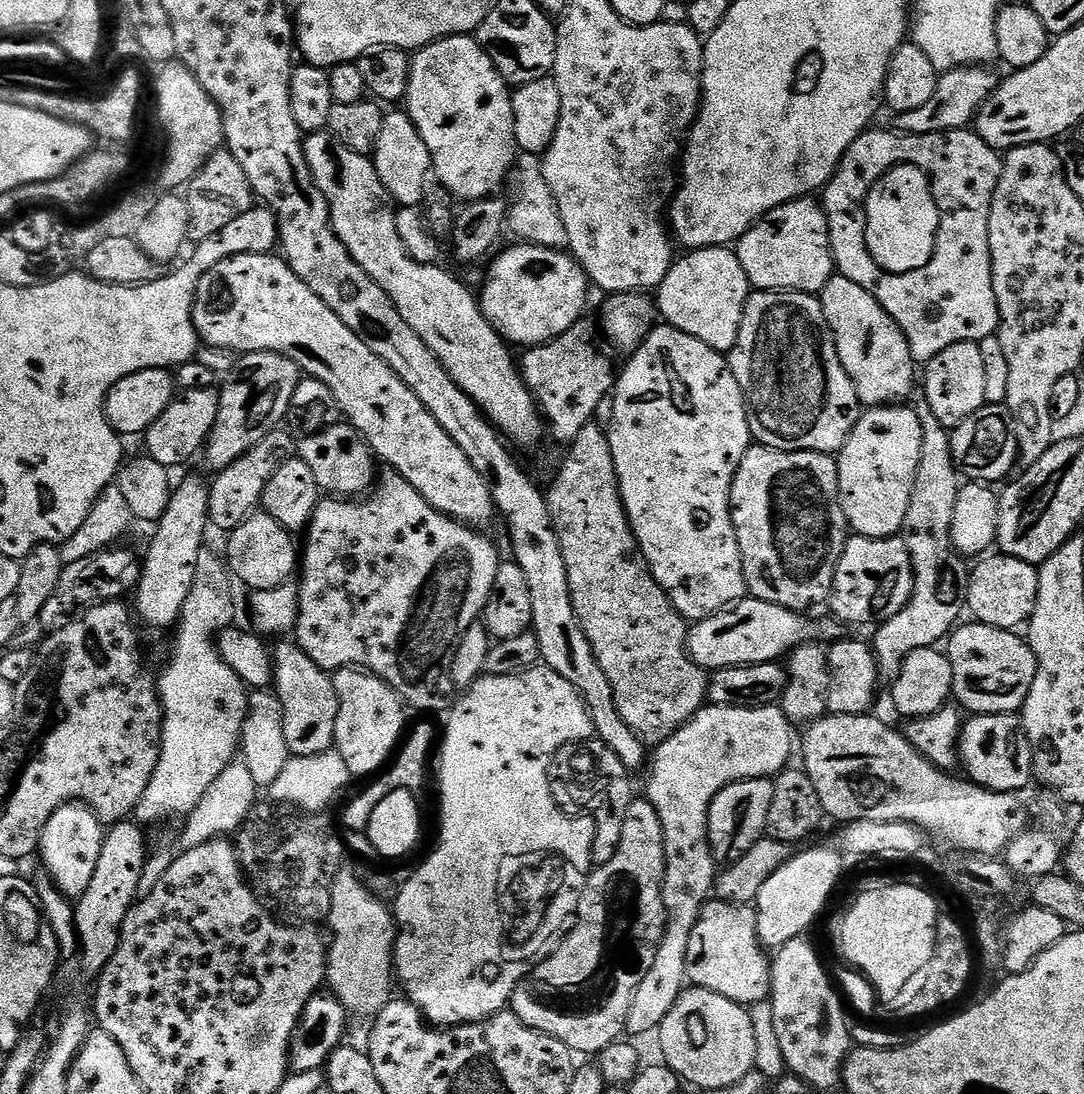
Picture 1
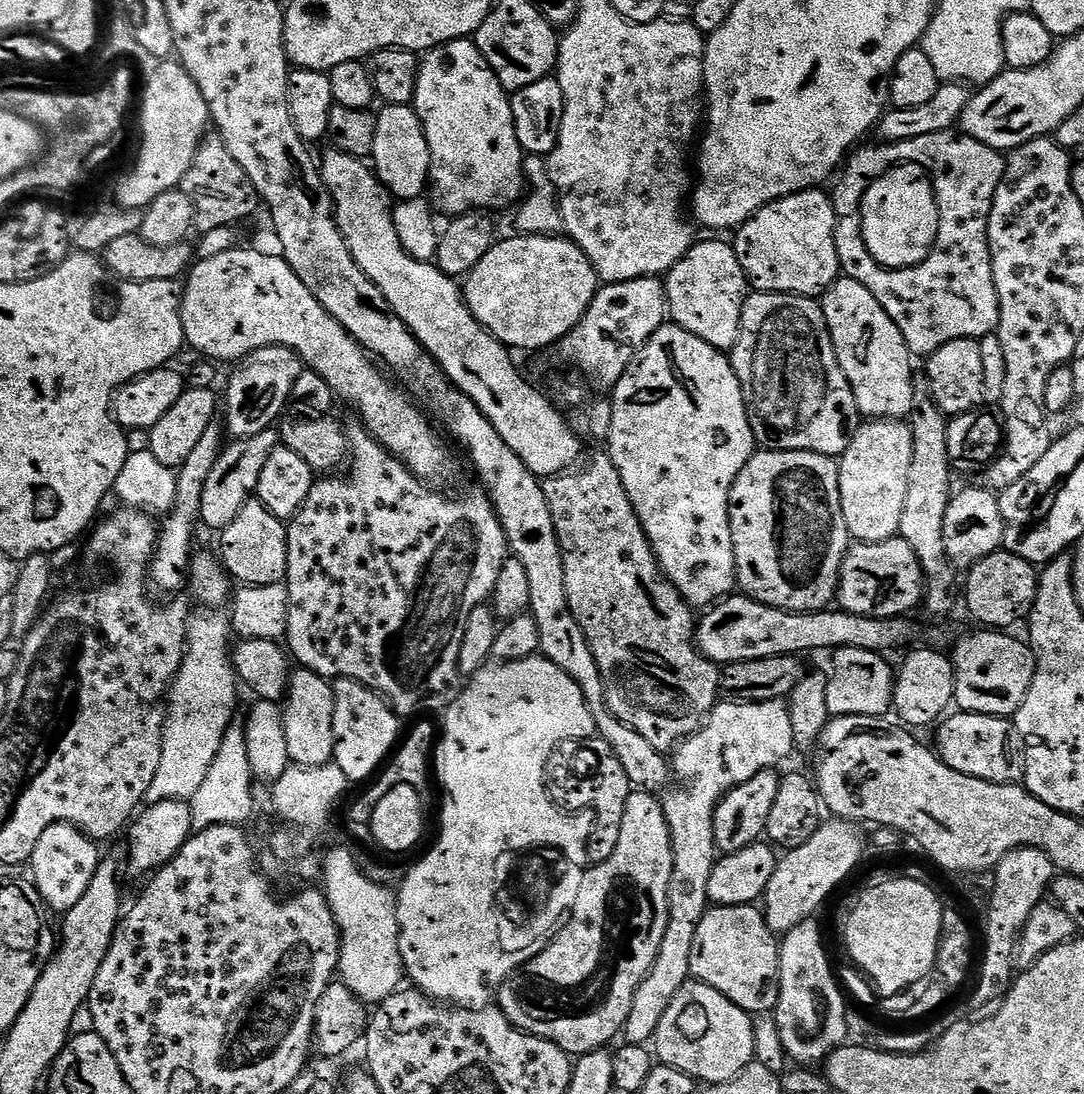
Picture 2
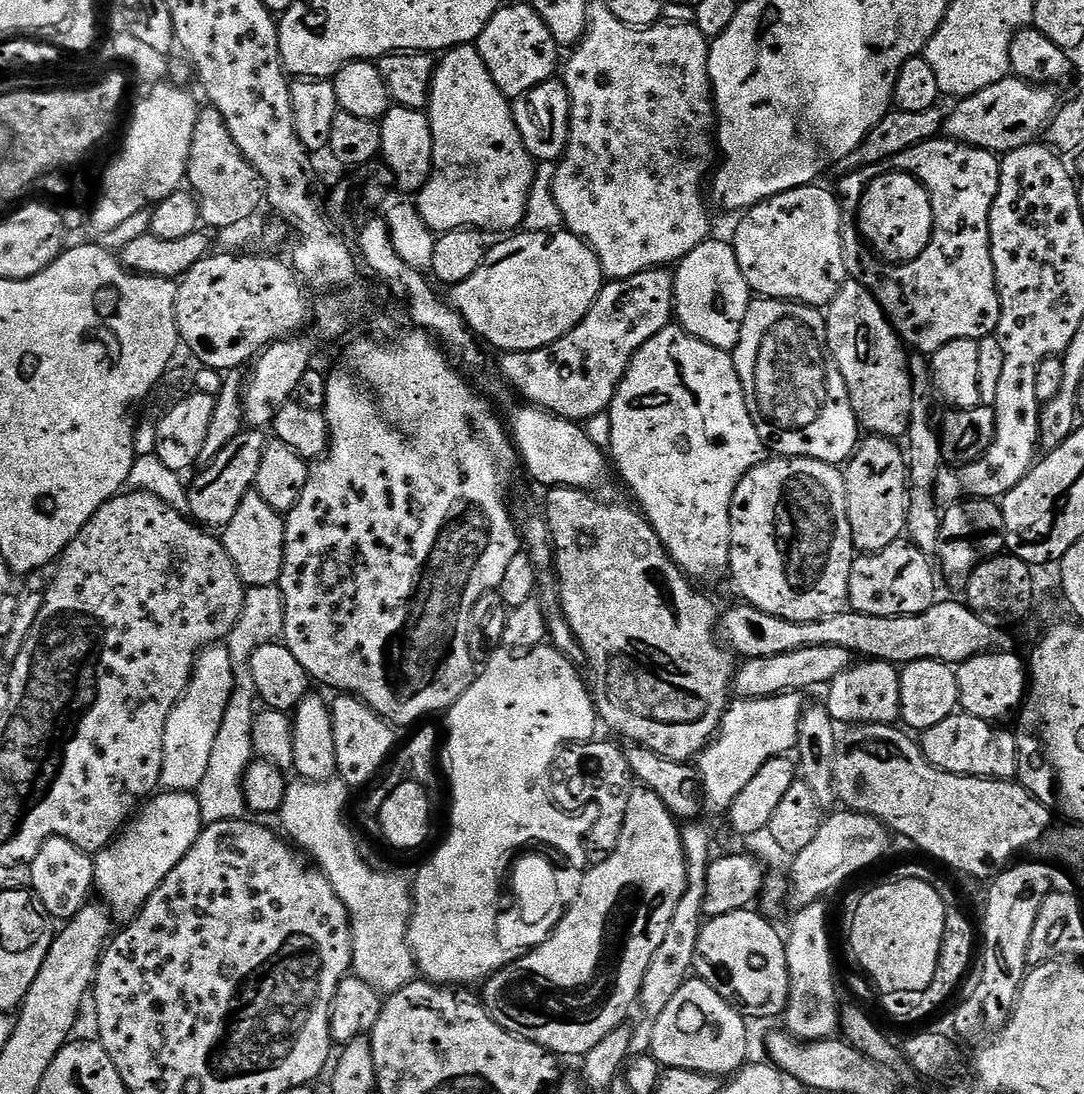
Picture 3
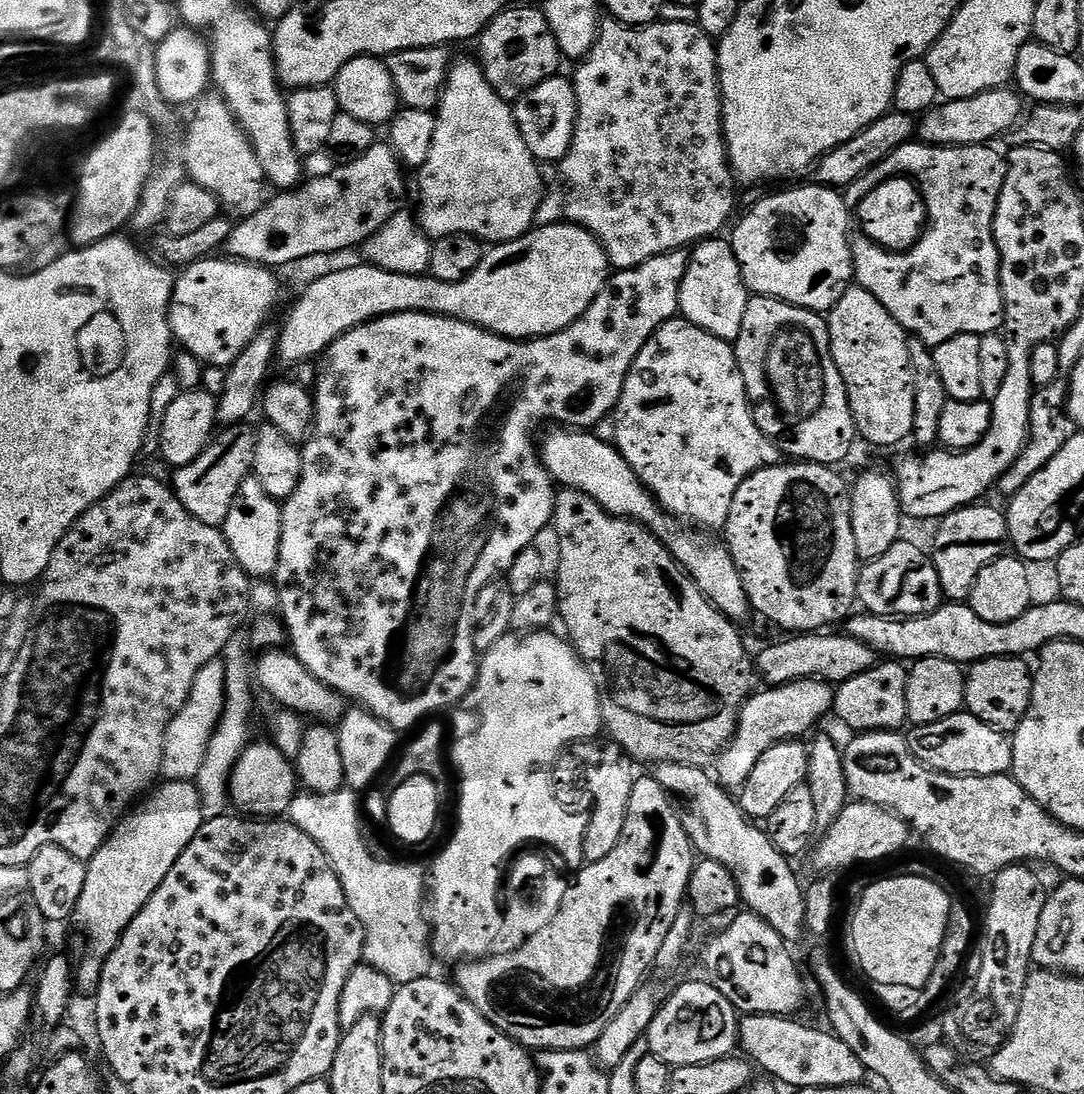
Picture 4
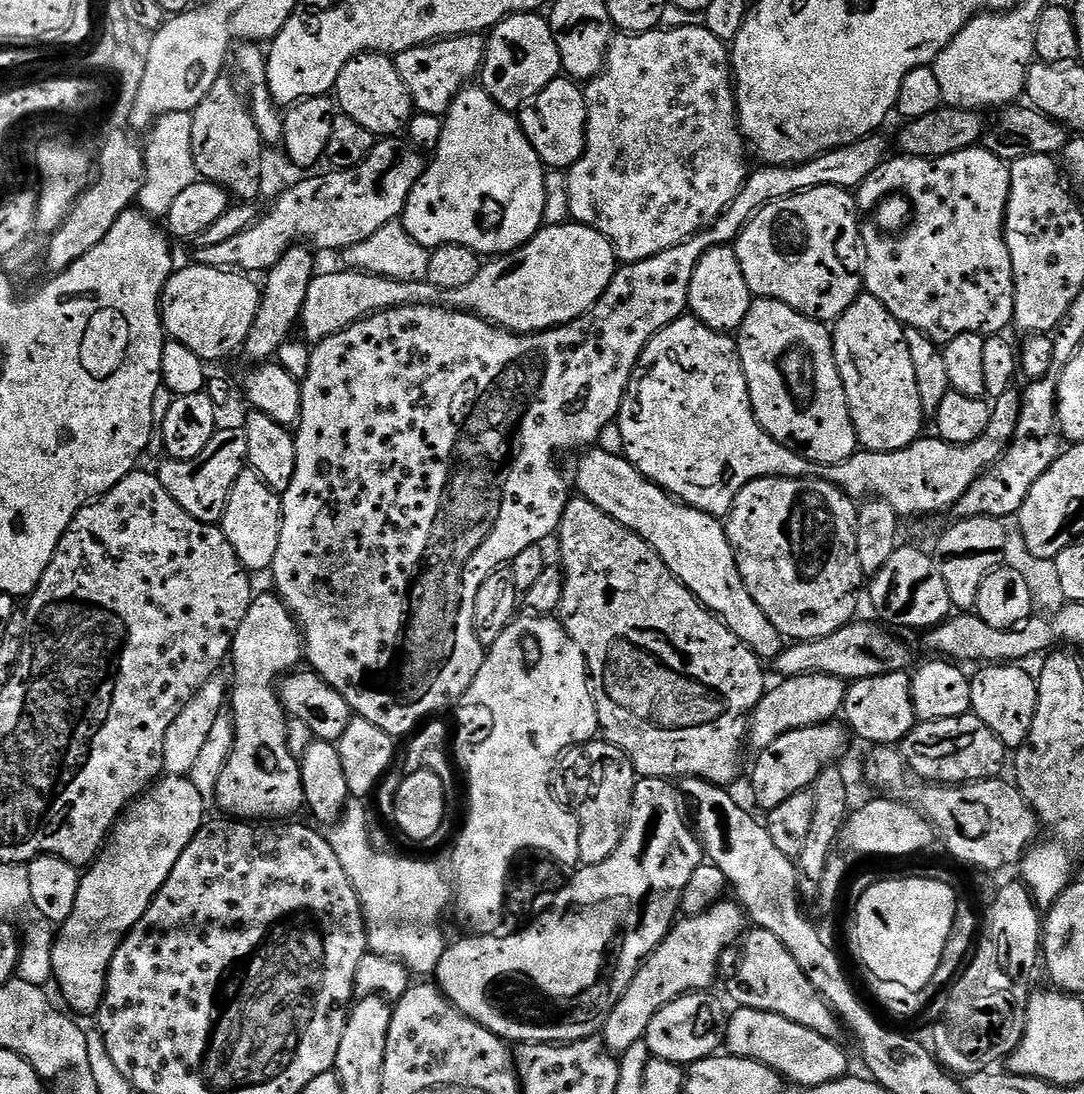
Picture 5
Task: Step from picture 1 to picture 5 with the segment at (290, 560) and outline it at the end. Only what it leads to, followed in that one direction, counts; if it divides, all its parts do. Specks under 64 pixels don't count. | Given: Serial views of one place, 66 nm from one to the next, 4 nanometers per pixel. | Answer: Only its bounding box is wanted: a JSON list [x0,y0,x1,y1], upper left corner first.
[219,467,282,573]

